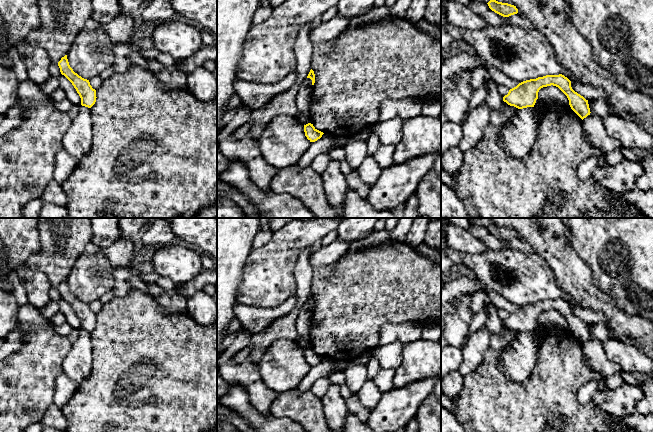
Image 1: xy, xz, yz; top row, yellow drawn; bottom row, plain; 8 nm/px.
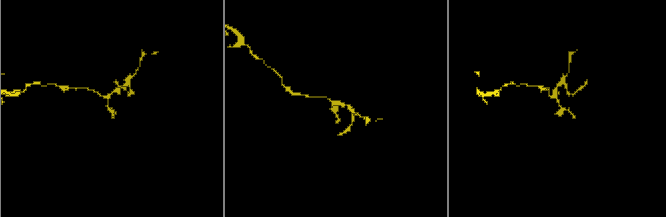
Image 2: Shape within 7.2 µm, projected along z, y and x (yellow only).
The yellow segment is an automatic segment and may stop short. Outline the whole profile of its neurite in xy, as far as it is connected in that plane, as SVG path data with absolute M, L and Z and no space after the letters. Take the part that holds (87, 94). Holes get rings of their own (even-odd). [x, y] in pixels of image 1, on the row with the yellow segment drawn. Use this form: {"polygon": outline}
{"polygon": "M67 55L61 58L58 62L60 72L64 75L74 86L81 98L81 105L91 108L96 102L96 90L92 88L89 80L82 78L73 71L70 67Z"}

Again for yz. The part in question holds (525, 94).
{"polygon": "M562 74L546 75L523 81L510 89L508 94L503 97L503 101L518 109L534 107L539 90L551 85L558 87L567 96L571 109L582 120L590 115L588 100L575 92L571 87L571 81Z"}

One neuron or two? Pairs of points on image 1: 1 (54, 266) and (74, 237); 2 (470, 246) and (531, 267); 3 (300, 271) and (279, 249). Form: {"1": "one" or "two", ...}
{"1": "one", "2": "two", "3": "two"}

